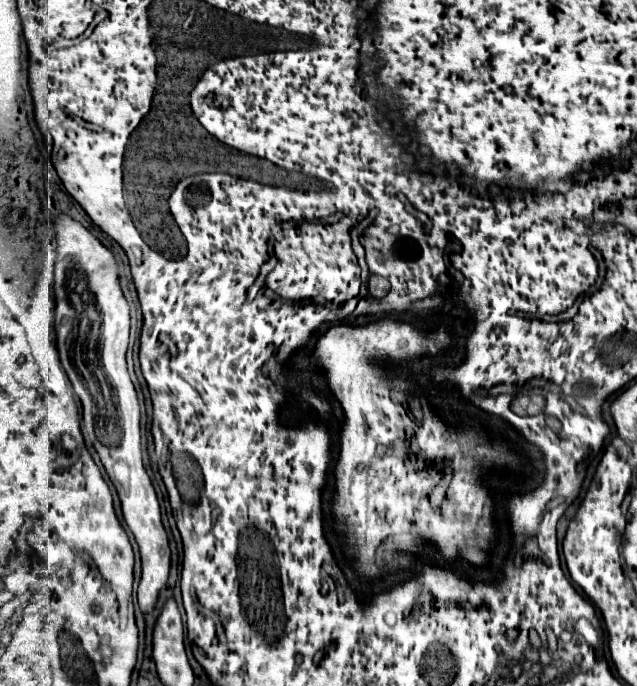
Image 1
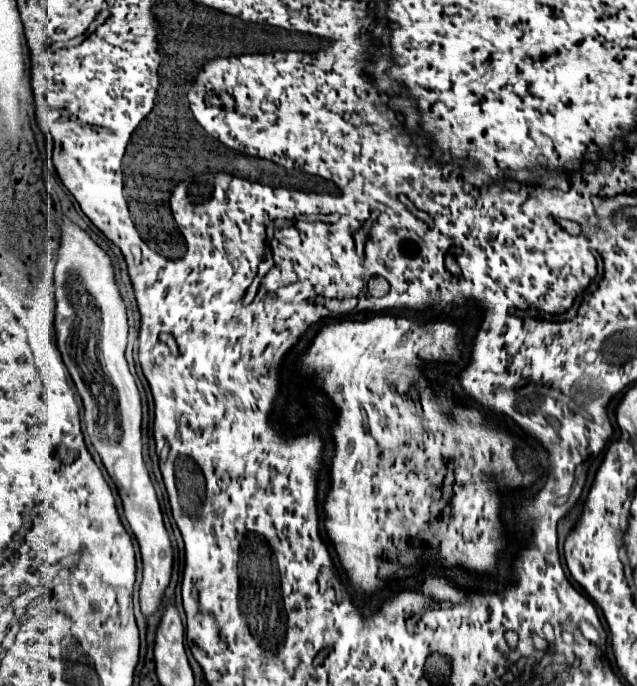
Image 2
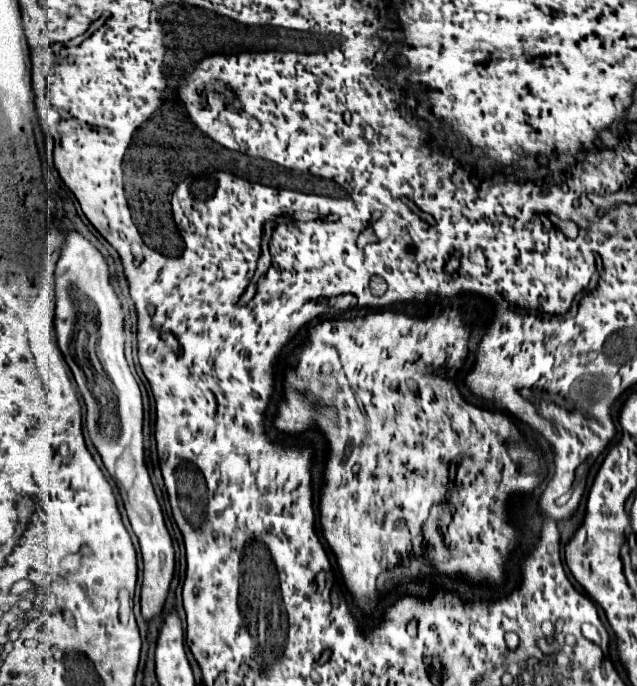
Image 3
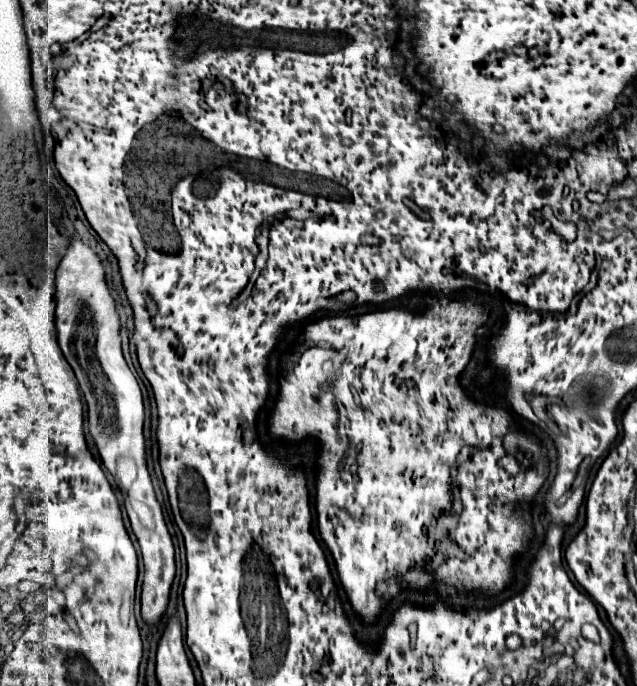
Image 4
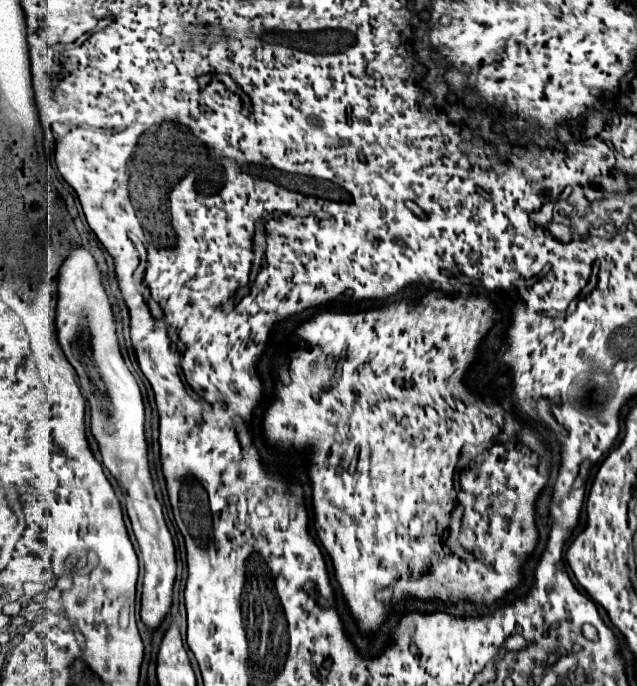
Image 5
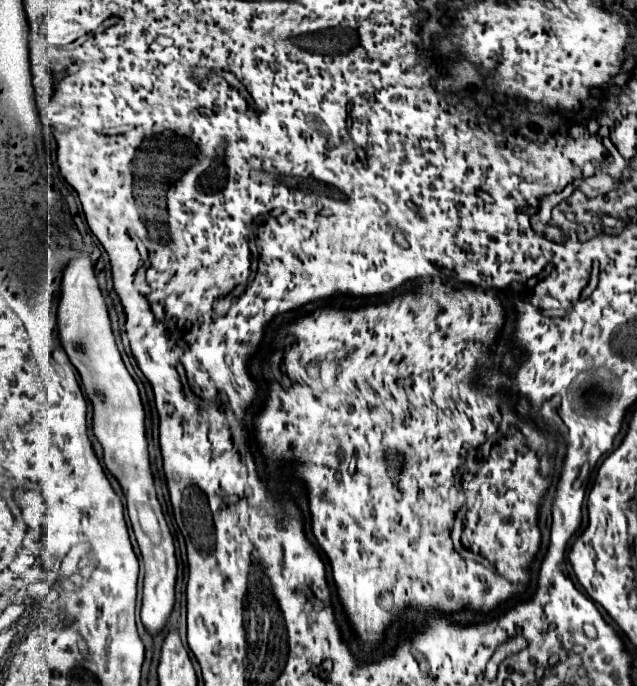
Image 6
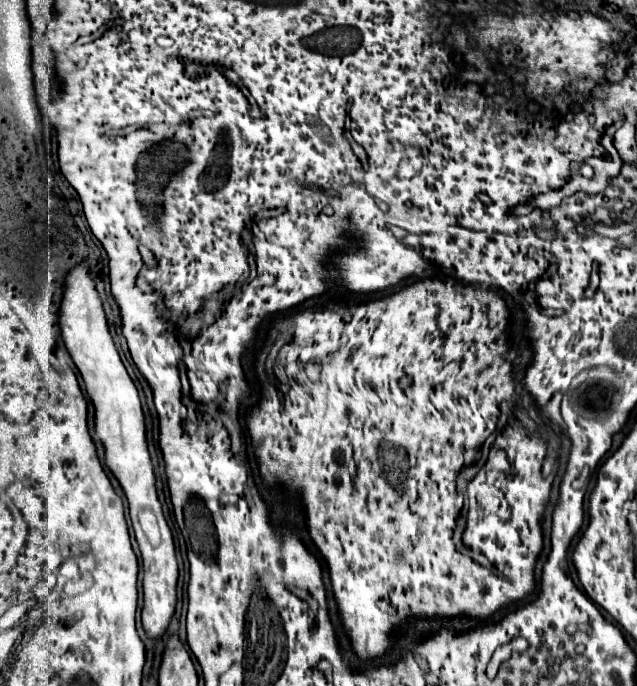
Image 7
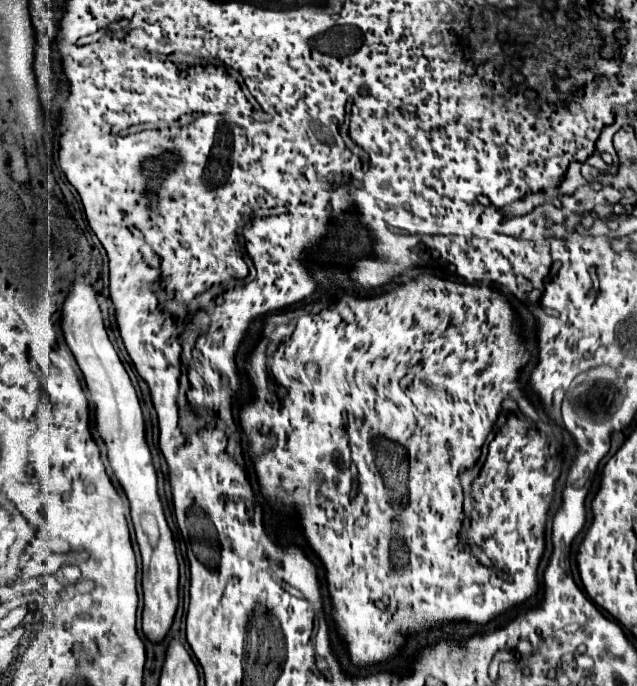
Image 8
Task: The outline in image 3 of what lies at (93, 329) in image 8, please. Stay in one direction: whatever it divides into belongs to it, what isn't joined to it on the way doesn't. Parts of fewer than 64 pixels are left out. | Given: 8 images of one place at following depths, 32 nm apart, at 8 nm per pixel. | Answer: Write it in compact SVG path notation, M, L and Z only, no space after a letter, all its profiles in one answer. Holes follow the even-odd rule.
M76 230L66 236L66 244L56 266L56 336L86 402L88 434L102 456L102 464L120 490L128 520L140 542L144 562L144 582L140 594L142 616L144 620L152 620L164 610L174 576L174 546L144 462L144 408L138 382L124 358L122 304L110 284L104 256Z

